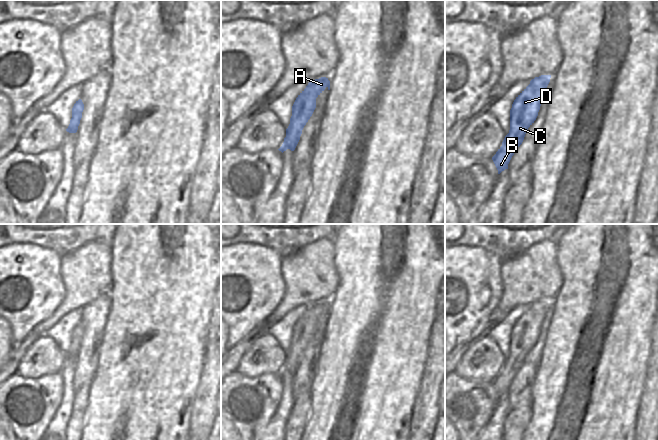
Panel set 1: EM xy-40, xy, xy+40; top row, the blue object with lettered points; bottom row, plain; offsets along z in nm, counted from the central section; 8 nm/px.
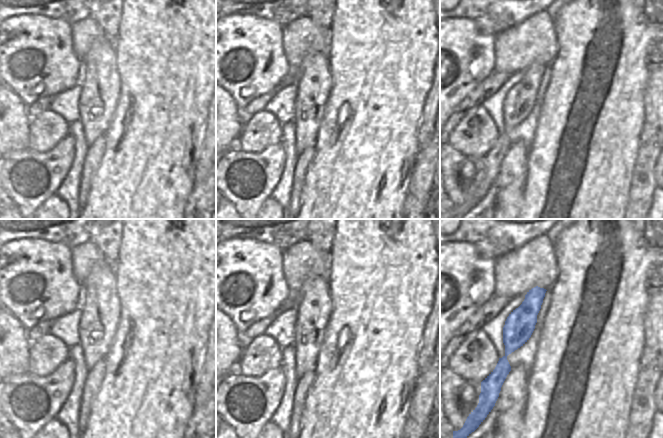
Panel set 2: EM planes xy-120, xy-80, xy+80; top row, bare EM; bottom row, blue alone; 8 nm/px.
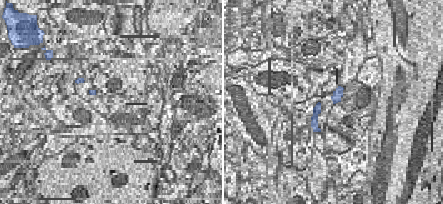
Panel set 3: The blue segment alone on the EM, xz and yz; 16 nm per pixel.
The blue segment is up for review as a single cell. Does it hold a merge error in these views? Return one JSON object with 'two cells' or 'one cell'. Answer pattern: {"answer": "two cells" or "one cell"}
{"answer": "two cells"}

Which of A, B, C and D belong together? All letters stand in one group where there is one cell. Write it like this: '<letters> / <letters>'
A C D / B

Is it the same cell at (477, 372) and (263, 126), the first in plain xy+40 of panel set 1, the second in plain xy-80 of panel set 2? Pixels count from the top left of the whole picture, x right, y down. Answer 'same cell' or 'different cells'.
same cell

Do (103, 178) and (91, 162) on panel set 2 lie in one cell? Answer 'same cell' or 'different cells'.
different cells

